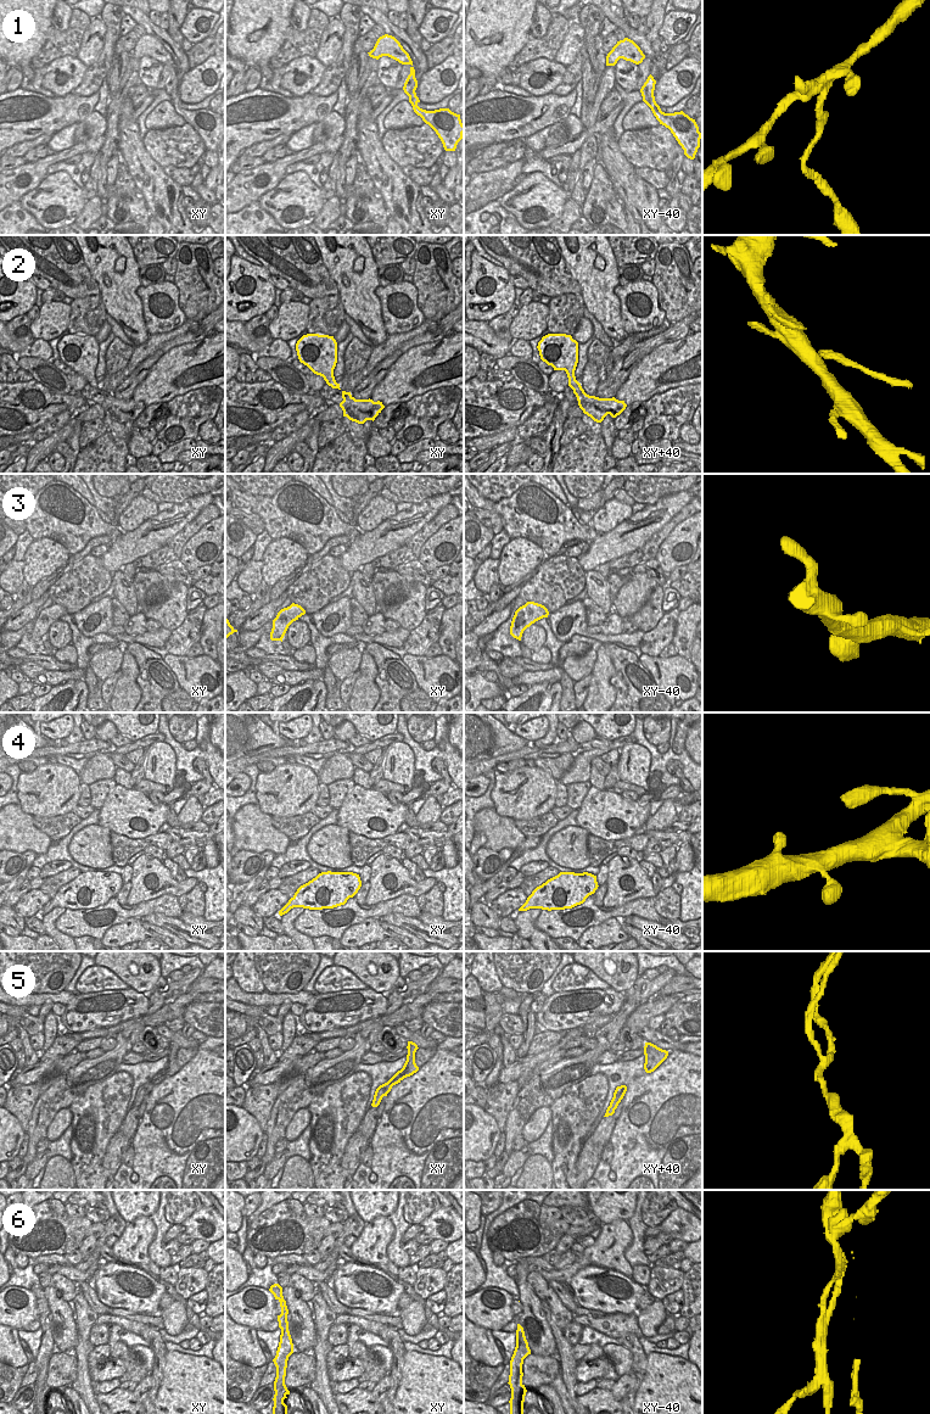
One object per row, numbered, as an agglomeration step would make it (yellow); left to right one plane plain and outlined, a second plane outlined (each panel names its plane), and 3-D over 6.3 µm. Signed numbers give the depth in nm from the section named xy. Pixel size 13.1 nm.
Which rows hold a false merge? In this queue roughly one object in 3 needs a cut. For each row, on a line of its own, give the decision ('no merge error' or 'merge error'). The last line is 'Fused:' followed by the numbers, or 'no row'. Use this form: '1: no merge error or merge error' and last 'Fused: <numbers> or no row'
1: merge error
2: merge error
3: no merge error
4: no merge error
5: merge error
6: merge error
Fused: 1, 2, 5, 6

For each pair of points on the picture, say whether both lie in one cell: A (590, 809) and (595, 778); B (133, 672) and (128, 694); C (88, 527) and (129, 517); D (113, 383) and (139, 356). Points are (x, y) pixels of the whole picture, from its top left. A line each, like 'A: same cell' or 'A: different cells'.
A: different cells
B: same cell
C: different cells
D: same cell

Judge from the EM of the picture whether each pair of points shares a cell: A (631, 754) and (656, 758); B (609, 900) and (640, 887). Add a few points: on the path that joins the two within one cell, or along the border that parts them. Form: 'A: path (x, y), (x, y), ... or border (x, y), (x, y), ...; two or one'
A: border (636, 742), (642, 744), (650, 754), (649, 771); two
B: path (617, 898), (628, 898), (636, 894); one

